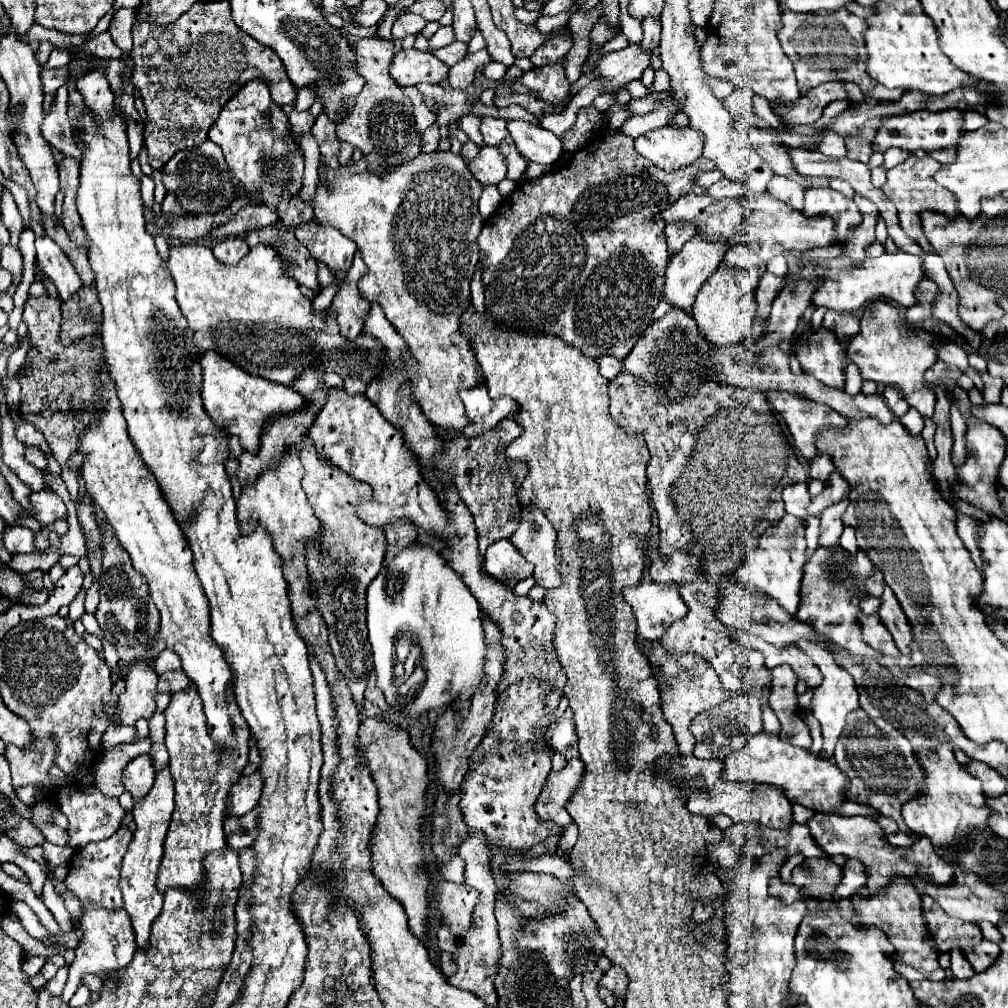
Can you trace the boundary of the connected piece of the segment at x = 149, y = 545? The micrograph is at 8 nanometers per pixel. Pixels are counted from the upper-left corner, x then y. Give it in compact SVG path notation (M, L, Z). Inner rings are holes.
M108 365L98 373L98 393L106 403L106 413L100 419L94 419L92 427L82 433L78 443L86 455L84 465L80 467L86 491L104 513L106 523L114 529L122 547L130 553L134 569L146 577L152 601L160 611L160 635L166 639L168 649L178 653L182 671L202 697L212 739L218 745L224 745L226 737L232 735L226 701L226 685L232 681L232 671L222 649L218 649L216 641L210 637L206 595L202 593L202 585L198 585L198 577L194 577L190 547L186 545L170 507L160 495L154 475L142 465L142 459L126 433L126 421L122 421L122 409Z

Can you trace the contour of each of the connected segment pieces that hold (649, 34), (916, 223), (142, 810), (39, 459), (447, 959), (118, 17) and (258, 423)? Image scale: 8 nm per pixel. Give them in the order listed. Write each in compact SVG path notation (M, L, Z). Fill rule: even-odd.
M646 17L642 21L642 29L644 29L644 37L642 37L642 51L652 51L660 45L660 21L654 17Z
M902 214L898 215L899 226L905 231L905 233L914 238L914 241L922 247L925 252L936 253L932 246L927 242L923 227L921 224L921 219L918 214L911 216L904 216ZM906 217L906 218L905 218Z
M164 767L156 773L154 787L138 805L134 805L134 821L136 821L136 831L134 831L134 841L128 845L128 851L124 855L122 863L122 879L120 879L120 891L124 897L124 909L128 911L132 919L132 927L136 931L136 943L140 949L150 947L150 925L152 921L160 915L162 911L162 893L156 889L156 873L158 865L162 861L164 853L164 837L168 833L168 823L174 811L174 779L170 777L170 769Z
M28 447L28 449L24 451L24 457L26 457L26 461L28 461L30 465L34 465L36 469L48 471L48 461L46 461L46 457L44 457L36 447Z
M442 952L440 953L440 971L444 973L444 975L449 978L456 972L456 964L454 963L454 959L452 957L452 953Z
M118 9L112 23L110 23L110 35L116 47L122 51L122 55L130 55L132 51L132 37L130 37L130 27L134 23L134 9Z
M208 351L200 363L202 363L202 373L204 373L204 385L202 385L204 407L210 413L210 417L214 417L214 423L220 429L240 439L240 445L244 447L244 451L250 451L250 453L258 451L258 441L270 417L290 415L308 405L308 401L302 399L302 395L294 391L292 387L272 383L264 377L250 375L244 369L230 363L228 359L220 357L216 351Z

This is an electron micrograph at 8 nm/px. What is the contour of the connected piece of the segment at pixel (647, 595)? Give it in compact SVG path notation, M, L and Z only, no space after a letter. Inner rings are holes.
M644 579L638 587L626 587L624 599L638 621L638 637L654 641L664 635L672 621L682 619L688 607L678 595L678 585Z

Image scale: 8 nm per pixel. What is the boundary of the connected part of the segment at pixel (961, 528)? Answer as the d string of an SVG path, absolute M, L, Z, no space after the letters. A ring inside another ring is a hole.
M958 513L958 535L964 541L966 549L970 551L972 559L976 561L978 569L982 569L982 553L980 553L980 549L976 545L978 543L978 525L980 525L980 521Z

